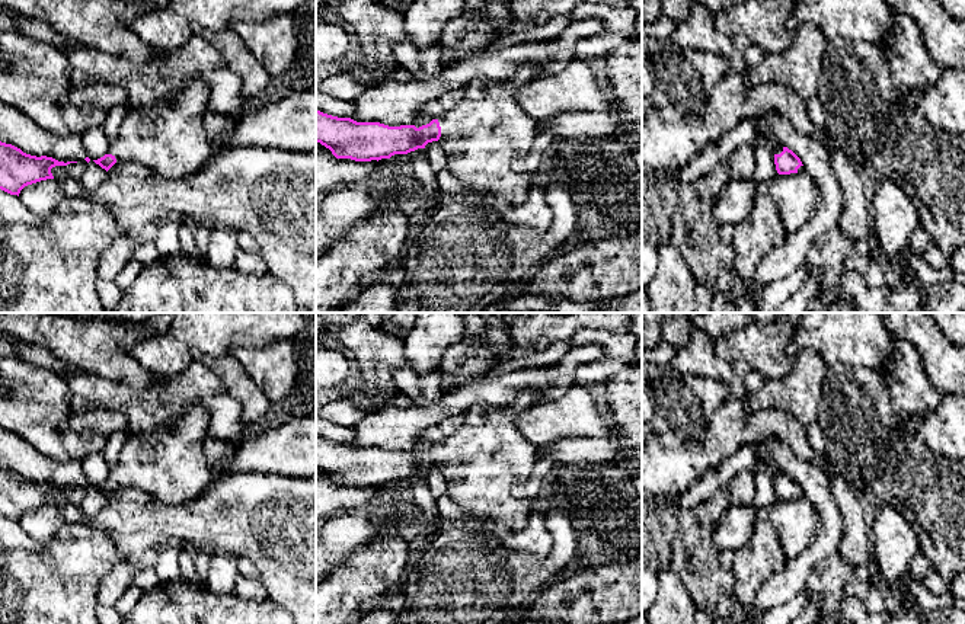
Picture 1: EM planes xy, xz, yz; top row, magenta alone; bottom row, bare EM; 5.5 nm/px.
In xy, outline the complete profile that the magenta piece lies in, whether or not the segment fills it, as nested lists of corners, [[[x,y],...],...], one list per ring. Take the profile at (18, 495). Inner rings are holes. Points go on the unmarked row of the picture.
[[[0,467],[0,515],[17,521],[32,509],[54,505],[51,495],[77,487],[58,487],[47,481],[31,481],[20,474]]]

